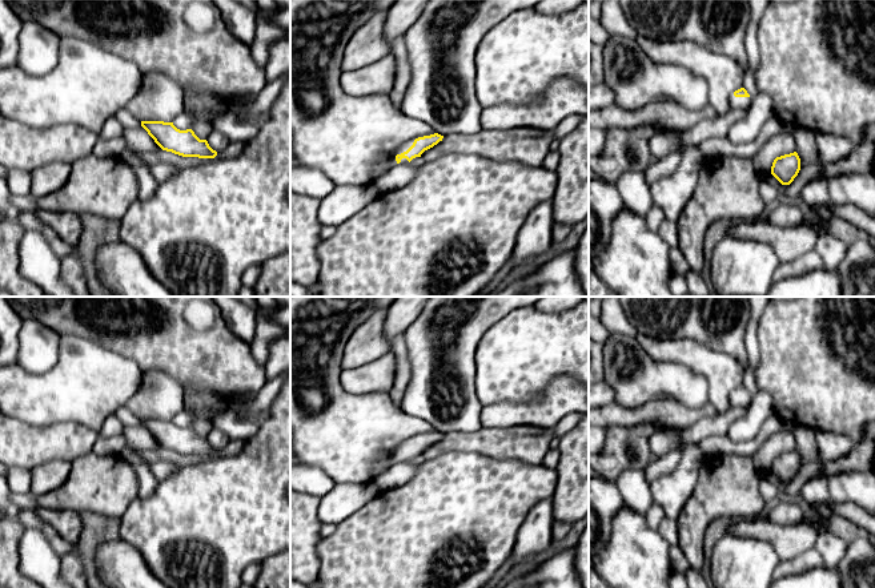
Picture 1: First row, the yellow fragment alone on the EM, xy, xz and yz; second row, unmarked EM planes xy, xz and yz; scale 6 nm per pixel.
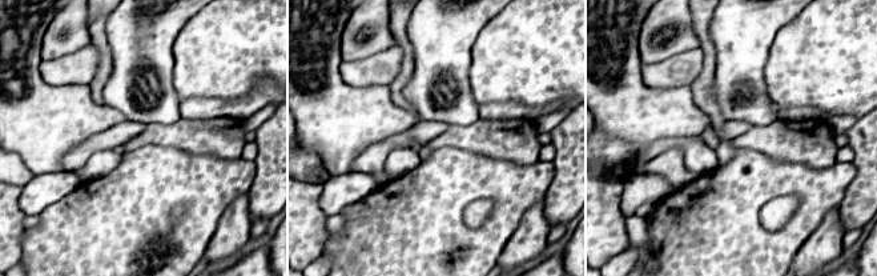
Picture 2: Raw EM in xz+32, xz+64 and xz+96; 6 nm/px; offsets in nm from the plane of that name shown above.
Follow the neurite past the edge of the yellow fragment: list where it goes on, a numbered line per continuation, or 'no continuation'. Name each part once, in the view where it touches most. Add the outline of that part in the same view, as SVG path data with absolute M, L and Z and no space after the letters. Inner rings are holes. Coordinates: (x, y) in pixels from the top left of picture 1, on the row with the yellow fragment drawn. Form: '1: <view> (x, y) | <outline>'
1: xz (389, 160) | M410 140L404 145L398 146L396 150L388 153L372 170L372 182L381 177L382 174L385 174L393 166L398 165L396 161L396 156L406 152L413 145L413 142L414 140Z

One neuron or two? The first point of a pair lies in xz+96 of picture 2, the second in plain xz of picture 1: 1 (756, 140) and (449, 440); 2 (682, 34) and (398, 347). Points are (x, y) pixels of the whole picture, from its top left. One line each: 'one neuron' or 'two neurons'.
1: one neuron
2: two neurons

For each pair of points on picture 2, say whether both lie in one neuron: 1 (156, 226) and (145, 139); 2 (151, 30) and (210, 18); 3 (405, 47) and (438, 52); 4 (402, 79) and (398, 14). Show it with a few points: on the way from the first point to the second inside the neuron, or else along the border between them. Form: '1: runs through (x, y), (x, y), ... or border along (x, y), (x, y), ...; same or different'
1: border along (177, 147), (144, 144), (121, 151); different
2: border along (197, 14), (182, 27), (173, 46), (173, 52); different
3: border along (409, 20), (407, 39), (414, 59), (411, 80); different
4: runs through (406, 63), (406, 47), (399, 30); same

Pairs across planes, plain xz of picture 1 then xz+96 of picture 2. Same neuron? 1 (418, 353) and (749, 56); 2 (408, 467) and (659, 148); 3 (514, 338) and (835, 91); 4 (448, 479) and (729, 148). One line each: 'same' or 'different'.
1: same
2: same
3: same
4: different

